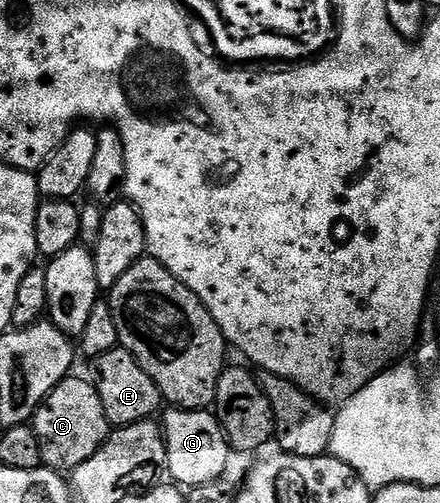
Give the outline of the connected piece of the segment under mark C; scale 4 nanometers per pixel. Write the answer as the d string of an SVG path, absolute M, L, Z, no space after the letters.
M69 377L62 380L37 407L30 426L40 442L43 466L61 473L71 472L72 468L94 457L110 434L110 424L102 409L102 401L87 378Z

